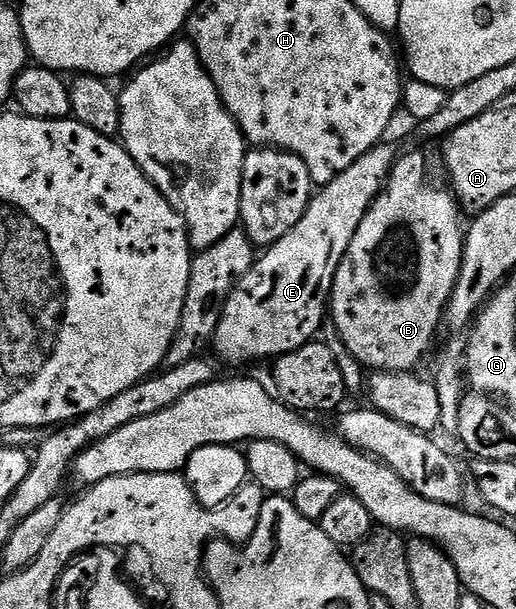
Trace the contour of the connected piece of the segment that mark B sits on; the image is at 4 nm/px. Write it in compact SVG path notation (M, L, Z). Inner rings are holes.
M409 153L398 156L397 163L389 172L389 180L386 181L381 194L373 201L369 208L369 213L359 223L359 231L351 239L351 247L343 255L343 263L339 263L337 274L333 280L333 295L331 298L331 322L338 329L343 343L347 345L347 350L351 351L359 364L366 370L378 373L407 373L416 370L416 365L429 353L429 348L433 345L433 340L437 337L437 328L440 330L443 325L445 308L453 294L453 288L457 282L457 276L461 270L461 252L465 249L463 240L463 225L461 229L460 217L463 217L459 202L452 192L444 184L437 185L433 178L433 173L429 170L429 161L421 153Z

